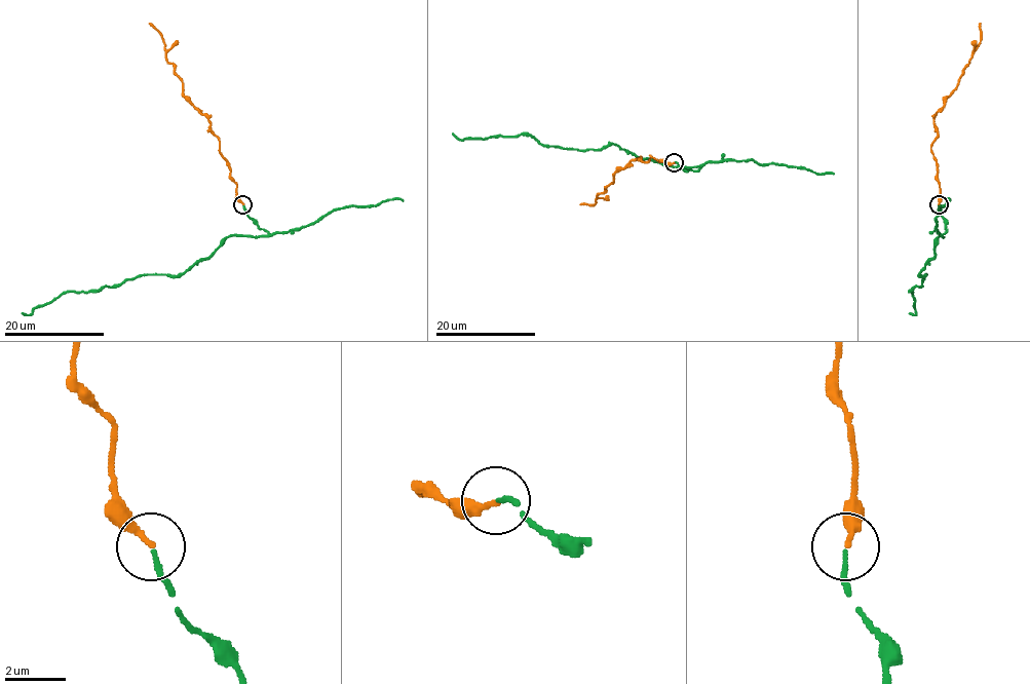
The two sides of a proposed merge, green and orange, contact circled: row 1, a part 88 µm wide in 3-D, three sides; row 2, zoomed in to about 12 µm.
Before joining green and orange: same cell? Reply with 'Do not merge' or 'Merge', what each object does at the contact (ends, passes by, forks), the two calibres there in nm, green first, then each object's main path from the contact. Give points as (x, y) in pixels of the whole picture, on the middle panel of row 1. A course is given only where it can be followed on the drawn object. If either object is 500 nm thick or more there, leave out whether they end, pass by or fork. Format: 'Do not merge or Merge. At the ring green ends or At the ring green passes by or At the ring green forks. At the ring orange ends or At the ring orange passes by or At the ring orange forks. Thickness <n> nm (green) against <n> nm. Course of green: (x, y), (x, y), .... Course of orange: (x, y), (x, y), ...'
Merge. At the ring green ends. At the ring orange ends. Thickness 150 nm (green) against 200 nm. Course of green: (673, 162), (698, 169), (641, 158), (613, 144), (571, 150), (544, 146), (530, 135), (461, 140), (452, 134). Course of orange: (673, 162), (651, 155), (646, 162), (636, 158), (614, 174), (594, 204), (579, 204)

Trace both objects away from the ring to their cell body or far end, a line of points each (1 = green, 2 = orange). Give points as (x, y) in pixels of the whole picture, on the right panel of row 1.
1: (938, 204), (947, 229), (919, 273), (925, 274), (922, 284), (911, 291), (915, 314), (909, 313)
2: (938, 204), (937, 159), (930, 144), (938, 135), (935, 116), (955, 88), (981, 41), (981, 24)

